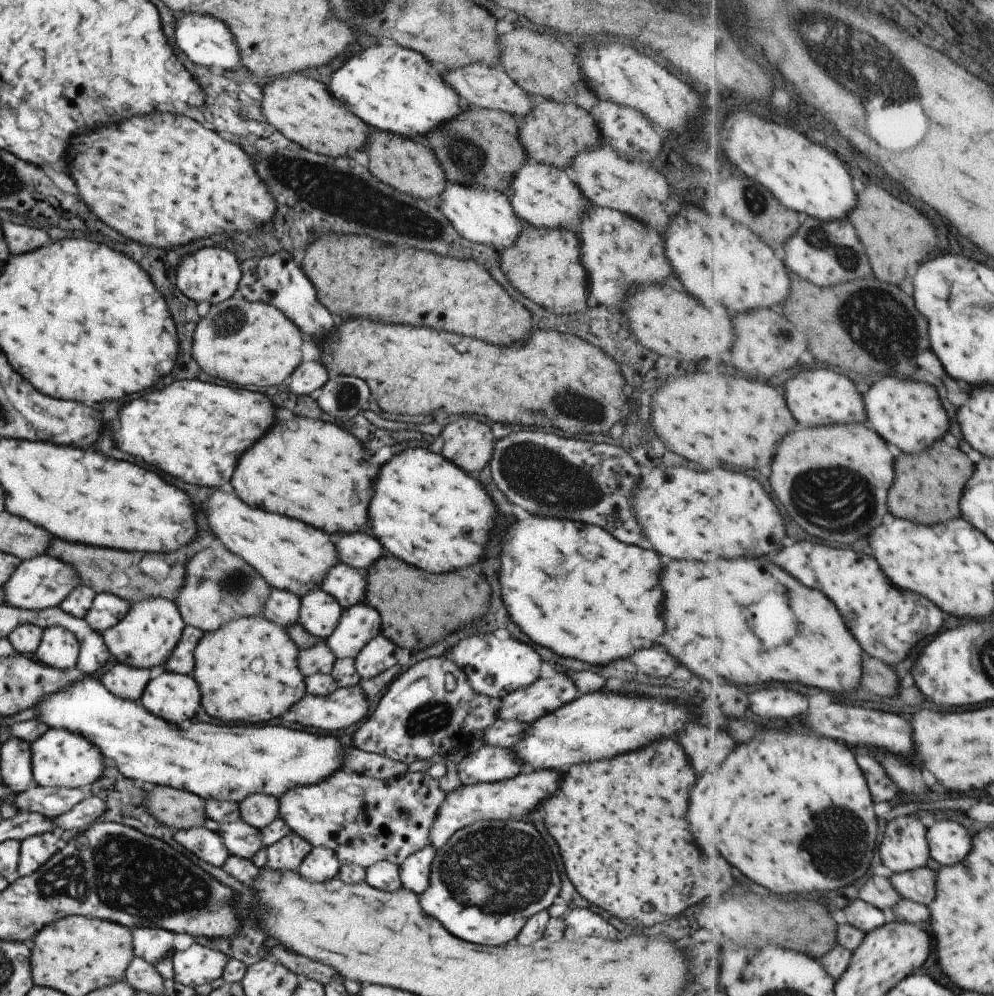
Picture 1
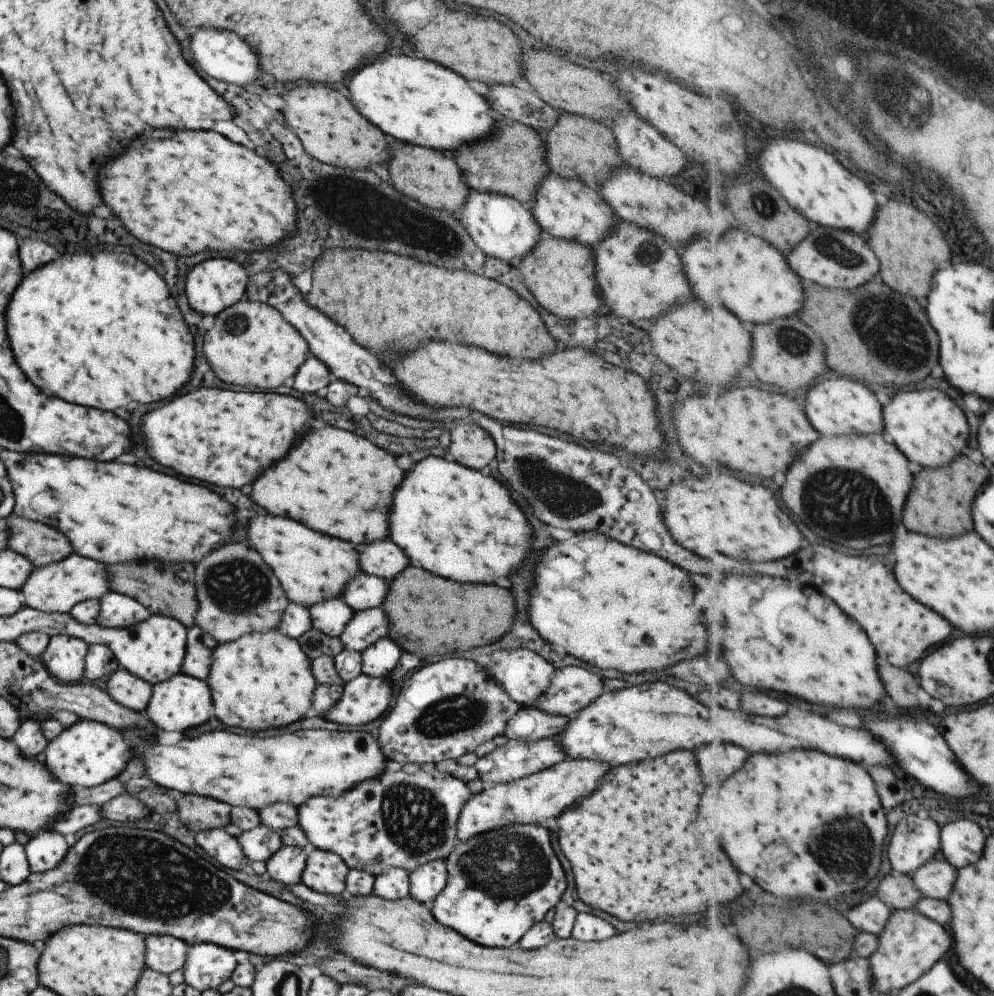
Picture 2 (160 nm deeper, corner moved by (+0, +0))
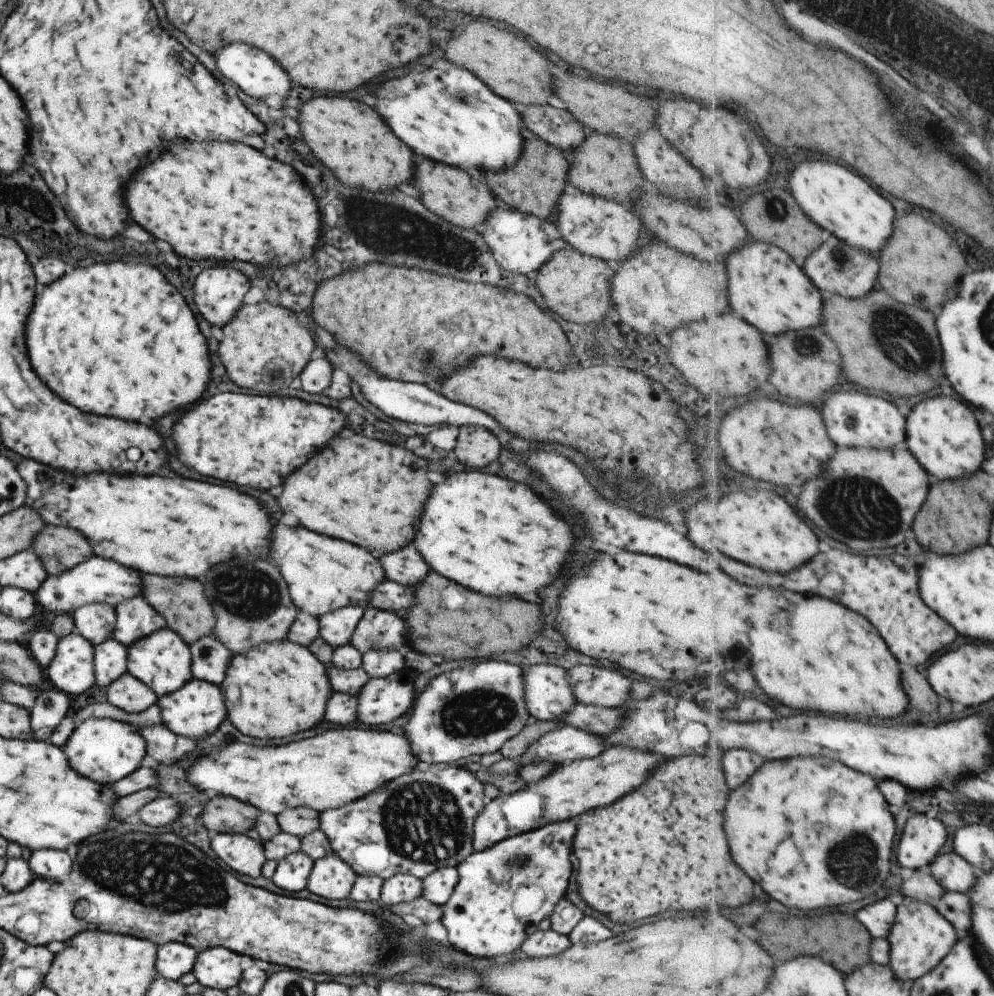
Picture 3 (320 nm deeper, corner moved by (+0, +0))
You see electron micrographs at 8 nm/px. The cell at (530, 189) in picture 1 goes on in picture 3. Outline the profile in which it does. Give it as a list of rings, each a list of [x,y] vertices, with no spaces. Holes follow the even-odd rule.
[[[581,191],[575,194],[562,192],[558,196],[555,214],[553,218],[561,238],[584,255],[589,254],[601,260],[623,260],[647,242],[647,236],[643,238],[641,232],[642,220],[639,214],[633,208],[609,199],[583,194]]]

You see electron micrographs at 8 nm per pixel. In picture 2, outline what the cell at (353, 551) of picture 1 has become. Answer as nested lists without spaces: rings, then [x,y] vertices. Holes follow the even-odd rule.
[[[389,540],[367,546],[358,554],[358,559],[363,573],[375,575],[387,583],[398,577],[401,571],[410,565],[409,559],[403,558],[401,550]]]

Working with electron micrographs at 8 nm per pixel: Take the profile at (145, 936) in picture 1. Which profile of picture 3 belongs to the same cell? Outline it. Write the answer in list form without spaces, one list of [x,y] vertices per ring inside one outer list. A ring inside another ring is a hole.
[[[166,942],[157,945],[155,970],[164,979],[178,980],[192,970],[197,950],[185,943]]]

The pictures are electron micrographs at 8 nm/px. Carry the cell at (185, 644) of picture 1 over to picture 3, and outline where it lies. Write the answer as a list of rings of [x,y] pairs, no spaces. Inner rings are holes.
[[[209,634],[201,636],[196,642],[189,644],[188,648],[190,649],[192,678],[220,687],[232,652],[229,652],[221,642]]]

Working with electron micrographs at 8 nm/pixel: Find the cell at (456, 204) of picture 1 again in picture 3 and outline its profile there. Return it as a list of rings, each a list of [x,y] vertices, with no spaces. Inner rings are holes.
[[[498,201],[492,213],[480,224],[478,231],[498,266],[518,275],[538,271],[553,252],[568,246],[553,220],[537,218]]]

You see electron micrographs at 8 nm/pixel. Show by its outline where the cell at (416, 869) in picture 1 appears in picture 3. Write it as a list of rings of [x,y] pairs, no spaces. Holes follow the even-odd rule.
[[[455,867],[439,868],[421,879],[421,897],[437,906],[451,896],[457,882]]]

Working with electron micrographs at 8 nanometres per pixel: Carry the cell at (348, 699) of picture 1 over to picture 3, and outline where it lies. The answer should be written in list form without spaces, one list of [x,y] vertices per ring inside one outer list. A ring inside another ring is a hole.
[[[402,674],[370,677],[355,695],[357,722],[367,726],[394,724],[413,704],[413,683]]]

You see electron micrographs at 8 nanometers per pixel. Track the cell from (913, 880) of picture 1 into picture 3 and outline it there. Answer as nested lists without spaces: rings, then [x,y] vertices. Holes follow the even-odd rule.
[[[956,851],[941,854],[928,871],[941,882],[947,892],[967,893],[978,884],[973,864],[962,858]]]

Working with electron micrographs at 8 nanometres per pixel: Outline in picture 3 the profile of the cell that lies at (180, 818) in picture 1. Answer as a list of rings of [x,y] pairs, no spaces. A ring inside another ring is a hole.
[[[219,795],[205,802],[201,810],[201,824],[209,834],[243,835],[253,828],[259,812],[237,798]]]

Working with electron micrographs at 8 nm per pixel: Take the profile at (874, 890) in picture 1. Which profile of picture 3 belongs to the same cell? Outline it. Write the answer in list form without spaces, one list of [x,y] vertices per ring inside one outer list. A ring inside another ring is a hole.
[[[916,870],[911,878],[901,884],[901,894],[937,907],[947,893],[937,878],[928,870]]]

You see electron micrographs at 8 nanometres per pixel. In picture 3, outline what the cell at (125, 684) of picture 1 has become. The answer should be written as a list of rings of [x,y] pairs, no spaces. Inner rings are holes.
[[[128,673],[111,682],[105,694],[106,703],[127,714],[139,714],[157,701],[156,695],[145,684]]]

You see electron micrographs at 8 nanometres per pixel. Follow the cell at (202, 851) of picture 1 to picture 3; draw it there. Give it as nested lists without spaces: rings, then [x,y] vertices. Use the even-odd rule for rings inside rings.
[[[227,833],[210,834],[209,846],[211,850],[231,870],[237,874],[245,874],[255,878],[260,875],[261,866],[266,858],[259,842],[251,840],[244,835]]]

